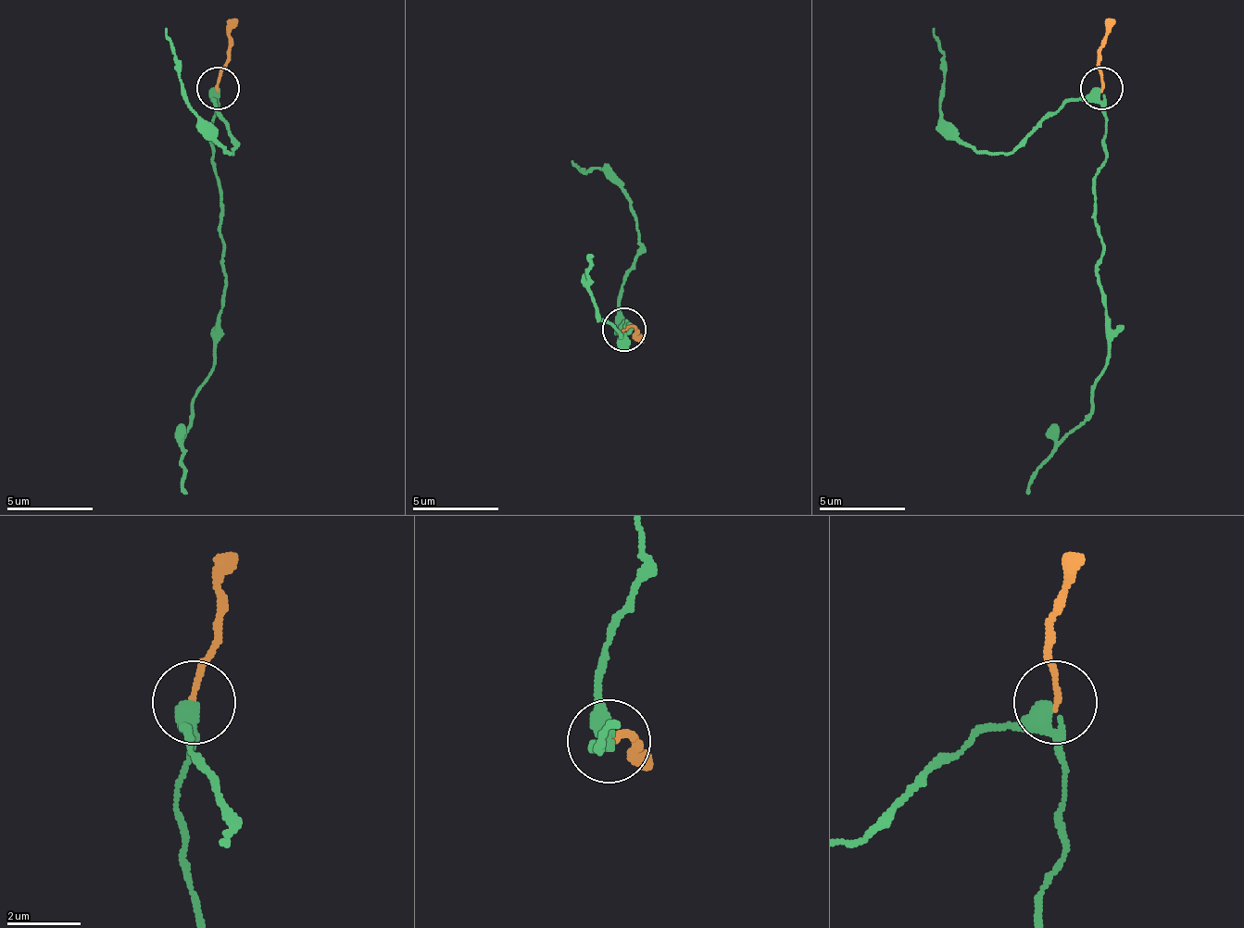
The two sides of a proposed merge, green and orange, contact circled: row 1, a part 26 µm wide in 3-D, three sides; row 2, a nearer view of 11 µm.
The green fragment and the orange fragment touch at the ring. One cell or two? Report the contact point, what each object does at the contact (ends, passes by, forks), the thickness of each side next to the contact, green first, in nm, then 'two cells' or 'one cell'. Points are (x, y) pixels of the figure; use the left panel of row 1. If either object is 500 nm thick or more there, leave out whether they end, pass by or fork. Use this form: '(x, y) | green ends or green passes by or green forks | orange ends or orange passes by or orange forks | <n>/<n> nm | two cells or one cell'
(218, 88) | green passes by | orange ends | 360/150 nm | one cell

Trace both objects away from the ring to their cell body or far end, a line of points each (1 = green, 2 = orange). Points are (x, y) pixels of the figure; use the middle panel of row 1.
1: (624, 326), (616, 334), (629, 321), (621, 334), (599, 318), (590, 253)
2: (624, 331), (634, 331), (642, 344)

